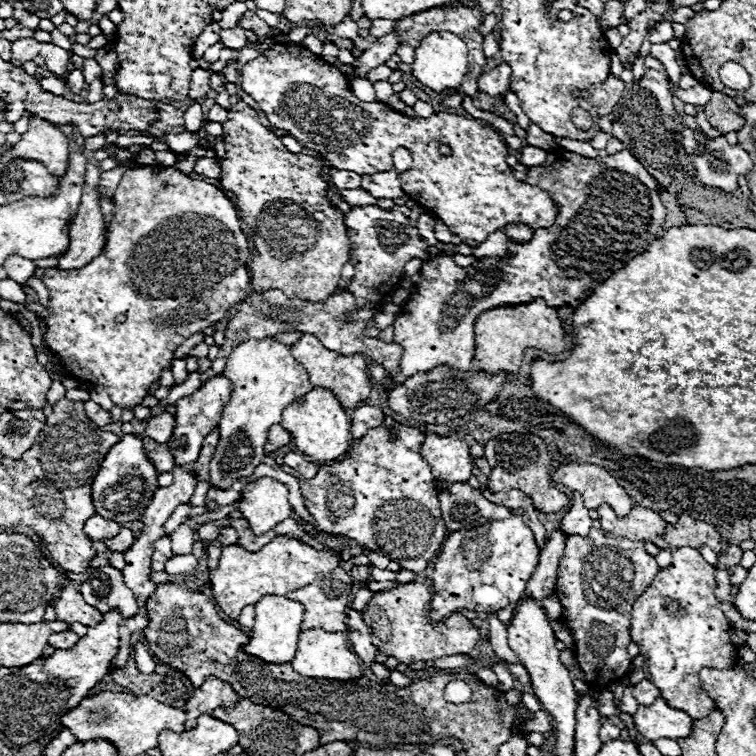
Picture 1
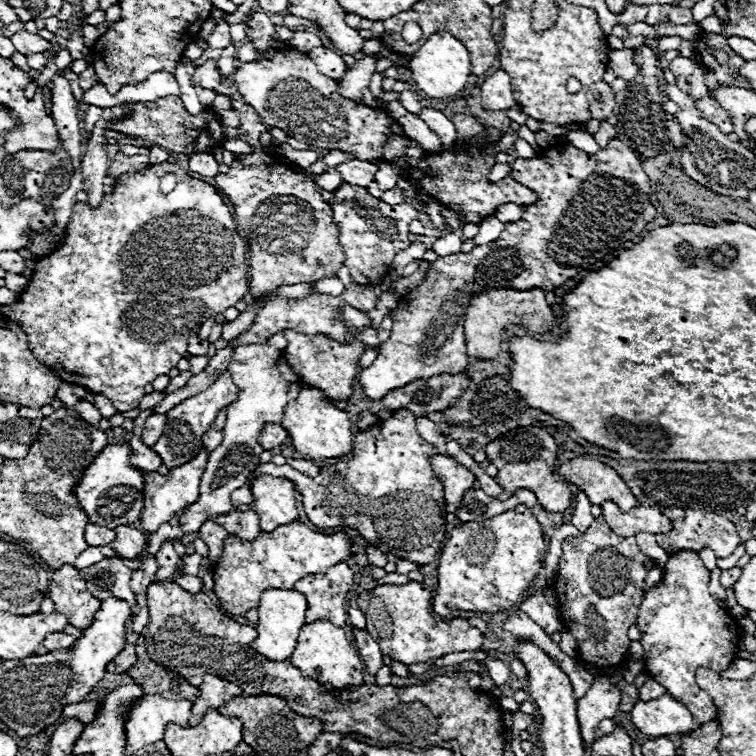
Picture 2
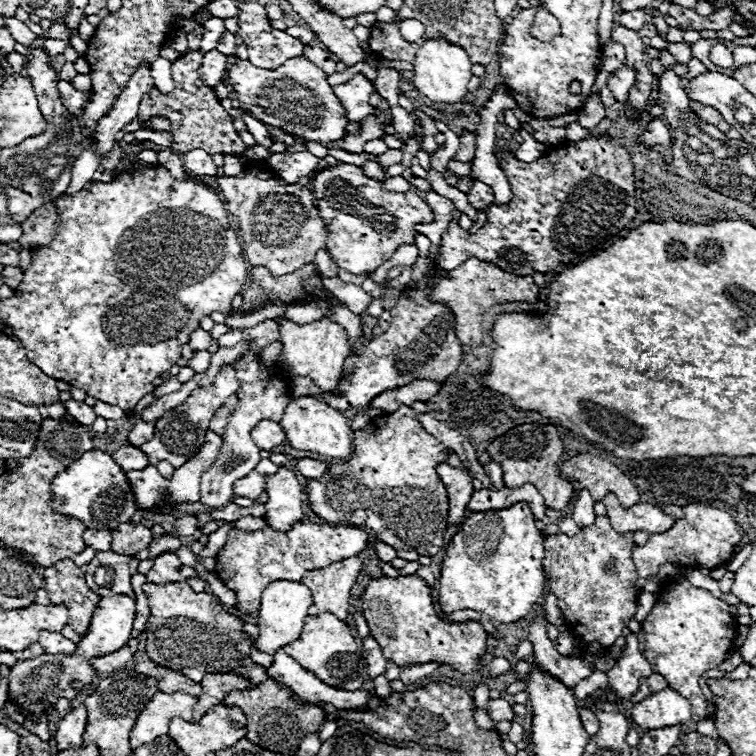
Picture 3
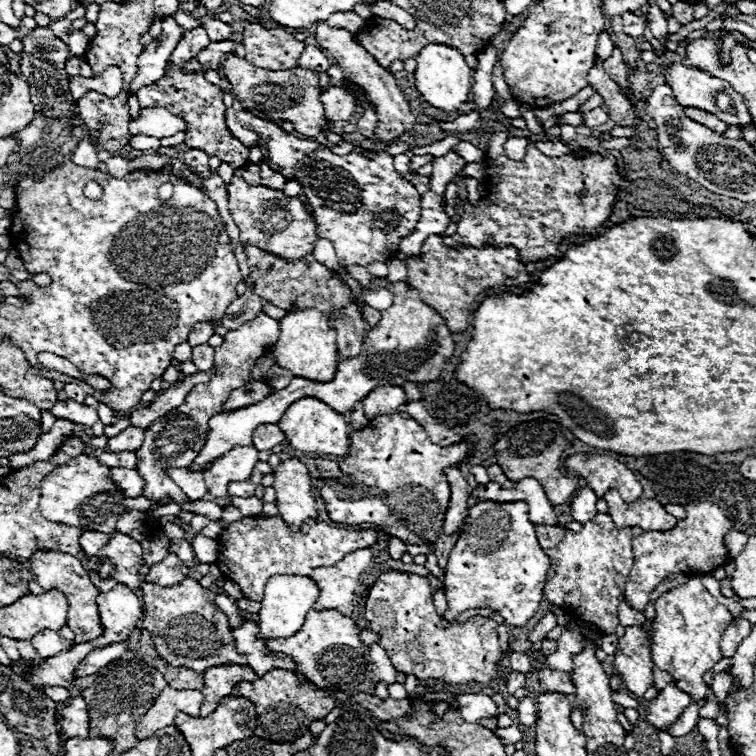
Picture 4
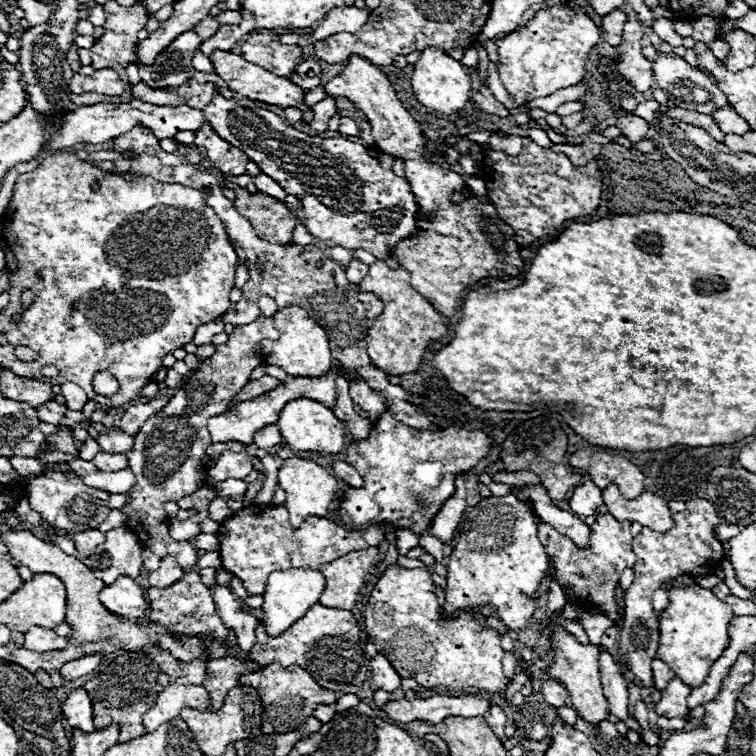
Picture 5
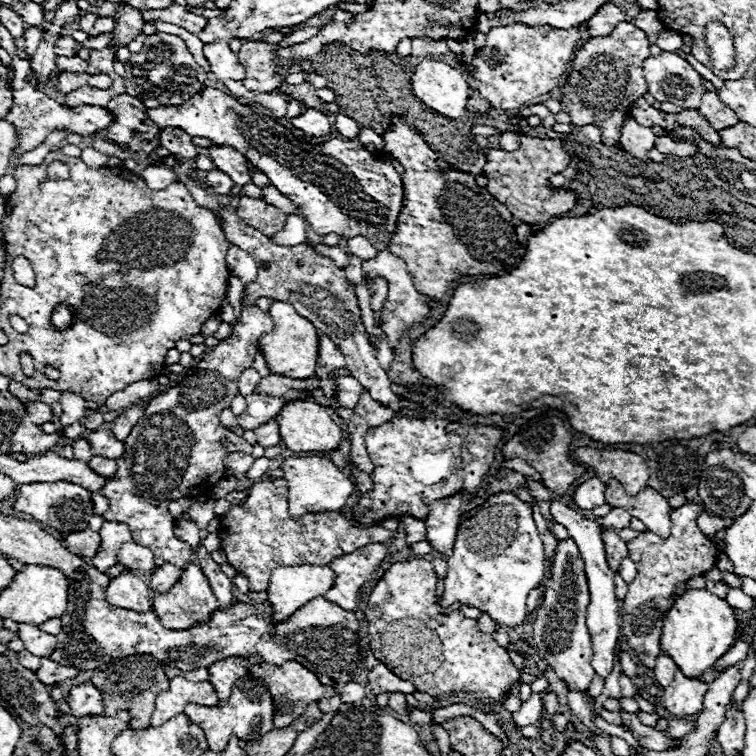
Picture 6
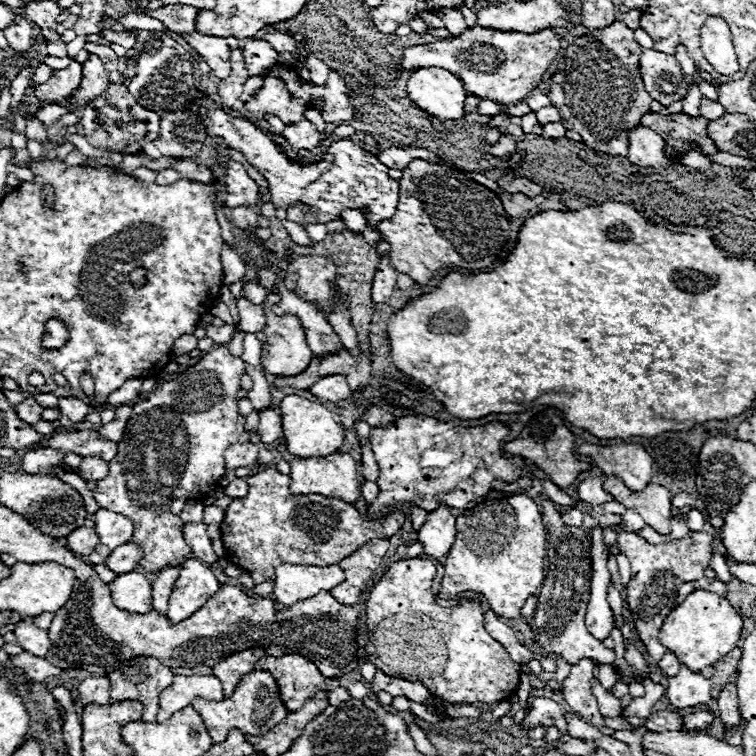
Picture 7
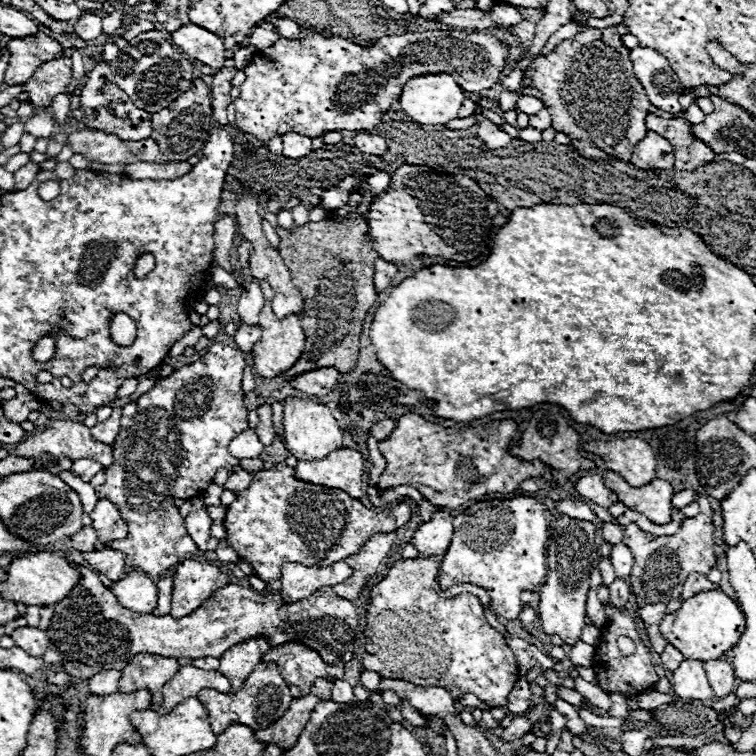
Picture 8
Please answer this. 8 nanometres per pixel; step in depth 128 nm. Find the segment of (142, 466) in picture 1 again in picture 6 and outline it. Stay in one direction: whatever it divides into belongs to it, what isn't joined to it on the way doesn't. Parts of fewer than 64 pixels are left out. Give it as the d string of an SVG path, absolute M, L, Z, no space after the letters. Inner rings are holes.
M32 482L18 486L18 496L14 502L14 510L22 514L30 514L34 520L62 532L72 534L72 530L86 530L88 520L94 516L92 506L92 492L84 490L82 486L76 486L72 482Z

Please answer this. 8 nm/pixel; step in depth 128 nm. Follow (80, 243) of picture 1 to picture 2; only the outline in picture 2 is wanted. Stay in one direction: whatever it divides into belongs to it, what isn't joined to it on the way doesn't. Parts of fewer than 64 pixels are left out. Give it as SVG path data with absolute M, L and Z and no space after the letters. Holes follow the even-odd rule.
M120 104L114 108L104 108L102 118L96 122L96 126L92 128L92 138L86 144L86 152L82 158L82 172L84 172L84 186L82 190L88 194L88 204L90 206L100 206L102 202L102 184L108 172L108 150L106 150L106 124L114 118L114 116L122 116L126 112L130 112L134 108L134 104Z

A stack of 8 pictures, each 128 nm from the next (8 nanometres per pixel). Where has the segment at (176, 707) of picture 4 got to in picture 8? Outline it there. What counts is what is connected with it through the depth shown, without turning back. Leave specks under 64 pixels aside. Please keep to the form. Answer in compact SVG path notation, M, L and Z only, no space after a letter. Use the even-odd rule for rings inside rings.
M184 666L180 668L172 680L168 680L168 684L164 684L162 694L164 694L164 702L158 708L158 712L170 714L184 698L192 698L196 696L200 690L204 688L212 688L212 690L220 690L220 692L230 692L230 682L226 676L222 676L220 672L206 672L194 666Z

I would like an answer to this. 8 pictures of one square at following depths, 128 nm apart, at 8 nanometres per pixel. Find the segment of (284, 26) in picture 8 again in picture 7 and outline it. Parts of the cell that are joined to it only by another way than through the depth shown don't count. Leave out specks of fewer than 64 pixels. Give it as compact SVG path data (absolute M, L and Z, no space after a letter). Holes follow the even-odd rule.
M314 54L308 56L308 60L306 60L304 66L310 70L310 78L312 78L314 84L324 84L324 82L328 82L328 72L330 72L330 70L328 70L326 64L320 62Z

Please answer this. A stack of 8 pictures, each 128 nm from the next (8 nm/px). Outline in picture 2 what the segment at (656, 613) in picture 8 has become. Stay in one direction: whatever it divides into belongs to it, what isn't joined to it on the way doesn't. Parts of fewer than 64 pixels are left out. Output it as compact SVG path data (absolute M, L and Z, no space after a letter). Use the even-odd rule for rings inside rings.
M686 510L682 520L672 522L670 536L656 534L656 542L666 552L678 552L678 550L698 552L710 546L718 558L726 558L736 550L736 546L742 540L734 524L724 516L704 510ZM604 676L595 678L592 688L584 698L578 700L580 734L584 738L584 748L592 746L596 740L596 728L602 718L614 718L620 704L620 690Z

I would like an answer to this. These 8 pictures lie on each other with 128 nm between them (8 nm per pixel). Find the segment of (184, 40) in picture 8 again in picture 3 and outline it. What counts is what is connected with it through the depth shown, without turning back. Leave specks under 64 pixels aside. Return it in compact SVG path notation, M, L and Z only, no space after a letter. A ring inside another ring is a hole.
M304 56L290 58L276 70L260 70L248 60L236 60L228 68L228 84L238 92L238 100L244 104L256 104L272 112L272 126L304 138L306 142L336 142L346 136L350 120L344 114L344 106L334 96L328 76Z

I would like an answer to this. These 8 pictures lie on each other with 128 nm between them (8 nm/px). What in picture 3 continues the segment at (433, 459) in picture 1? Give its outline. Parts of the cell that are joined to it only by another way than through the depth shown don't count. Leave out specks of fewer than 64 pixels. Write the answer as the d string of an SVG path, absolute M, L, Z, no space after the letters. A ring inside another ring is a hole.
M442 462L438 466L438 476L444 482L446 490L448 490L448 524L462 524L464 516L466 516L466 506L470 502L470 496L474 492L472 486L472 476L460 468L454 468L446 462Z

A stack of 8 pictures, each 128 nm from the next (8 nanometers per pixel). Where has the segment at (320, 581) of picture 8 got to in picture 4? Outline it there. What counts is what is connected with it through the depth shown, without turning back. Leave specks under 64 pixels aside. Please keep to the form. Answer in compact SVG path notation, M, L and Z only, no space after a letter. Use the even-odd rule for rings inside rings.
M272 576L266 582L262 608L258 612L258 630L262 640L276 640L276 638L288 638L300 630L304 624L304 618L308 610L314 606L318 598L318 586L308 576Z

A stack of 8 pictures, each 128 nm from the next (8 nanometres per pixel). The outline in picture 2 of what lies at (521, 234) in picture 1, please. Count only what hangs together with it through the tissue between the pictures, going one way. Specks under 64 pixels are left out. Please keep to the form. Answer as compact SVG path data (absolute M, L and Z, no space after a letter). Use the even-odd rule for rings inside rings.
M504 204L504 206L500 206L500 208L496 210L496 218L498 218L502 224L520 220L520 218L522 218L522 208L516 206L516 204Z

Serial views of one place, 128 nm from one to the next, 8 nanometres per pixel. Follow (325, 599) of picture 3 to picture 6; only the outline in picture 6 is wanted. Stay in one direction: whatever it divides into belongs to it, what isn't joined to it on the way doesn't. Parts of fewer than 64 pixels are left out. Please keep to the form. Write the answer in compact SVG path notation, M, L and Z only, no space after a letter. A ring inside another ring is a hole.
M370 544L352 554L334 558L328 566L336 574L332 588L324 598L336 602L344 610L358 608L358 590L376 570L376 566L386 558L384 544Z

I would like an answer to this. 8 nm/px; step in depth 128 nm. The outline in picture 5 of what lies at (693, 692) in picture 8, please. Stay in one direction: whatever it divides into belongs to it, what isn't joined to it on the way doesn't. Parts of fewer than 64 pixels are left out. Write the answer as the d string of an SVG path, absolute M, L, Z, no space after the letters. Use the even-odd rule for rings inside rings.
M672 678L670 684L662 690L662 700L654 706L656 714L666 718L684 718L688 714L688 694L690 688L678 678Z

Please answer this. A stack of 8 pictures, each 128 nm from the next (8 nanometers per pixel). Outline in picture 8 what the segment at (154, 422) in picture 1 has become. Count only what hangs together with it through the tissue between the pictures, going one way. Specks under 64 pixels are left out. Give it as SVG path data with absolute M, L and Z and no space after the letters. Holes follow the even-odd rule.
M54 420L46 426L46 430L40 430L38 434L28 436L24 442L20 442L14 450L16 456L28 456L28 458L50 458L50 460L60 460L60 458L70 458L70 460L80 460L80 458L92 458L98 460L104 468L112 464L112 446L102 444L92 438L88 426L72 420Z

